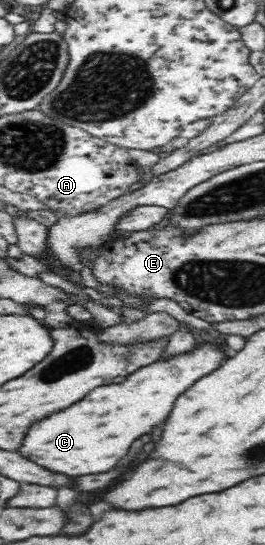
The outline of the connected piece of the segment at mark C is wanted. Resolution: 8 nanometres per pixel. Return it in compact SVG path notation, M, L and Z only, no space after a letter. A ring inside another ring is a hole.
M211 339L195 345L189 353L169 359L160 358L127 376L123 383L95 388L83 397L83 401L77 401L75 405L31 425L18 451L23 457L37 461L41 467L69 477L105 473L125 457L137 437L149 433L155 425L165 421L175 397L187 391L203 375L219 369L230 354L221 341Z

